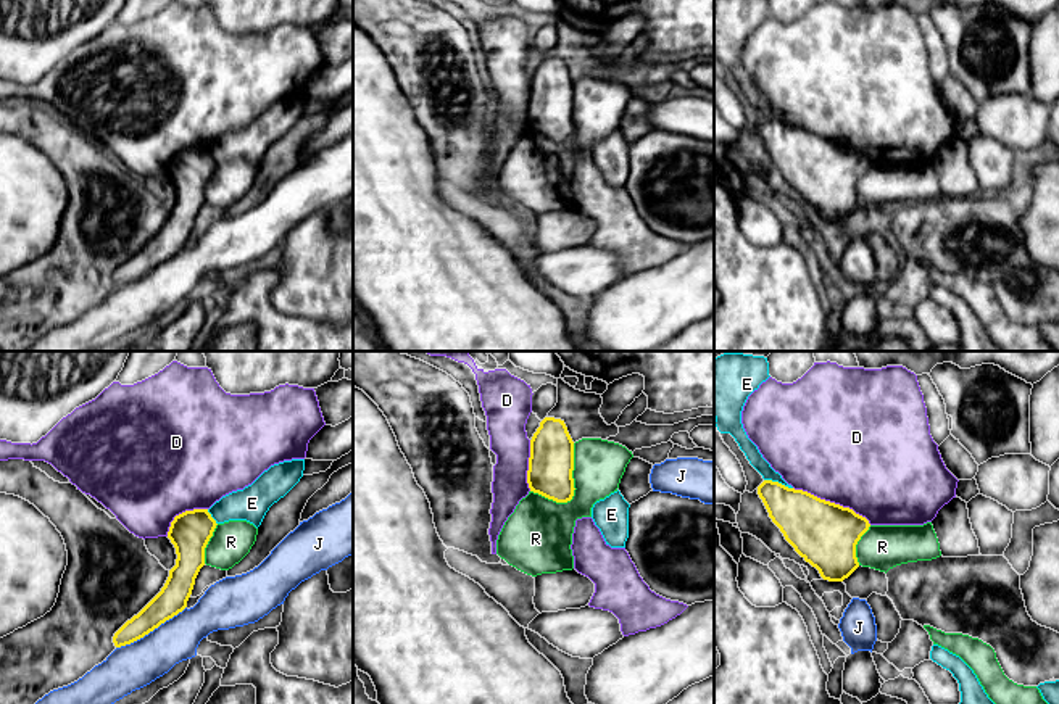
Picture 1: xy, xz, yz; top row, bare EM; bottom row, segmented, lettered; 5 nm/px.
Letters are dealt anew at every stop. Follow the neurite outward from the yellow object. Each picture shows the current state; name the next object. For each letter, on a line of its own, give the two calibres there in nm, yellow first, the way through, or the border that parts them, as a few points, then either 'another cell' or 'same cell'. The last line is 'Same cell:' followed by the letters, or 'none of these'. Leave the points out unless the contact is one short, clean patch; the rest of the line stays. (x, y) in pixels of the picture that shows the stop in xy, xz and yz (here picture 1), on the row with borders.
D: 320/500 nm | another cell
E: 260/70 nm | another cell
J: 150/220 nm | along xy (186, 606), (142, 637), (116, 648) | another cell
R: 220/320 nm | another cell
Same cell: none of these

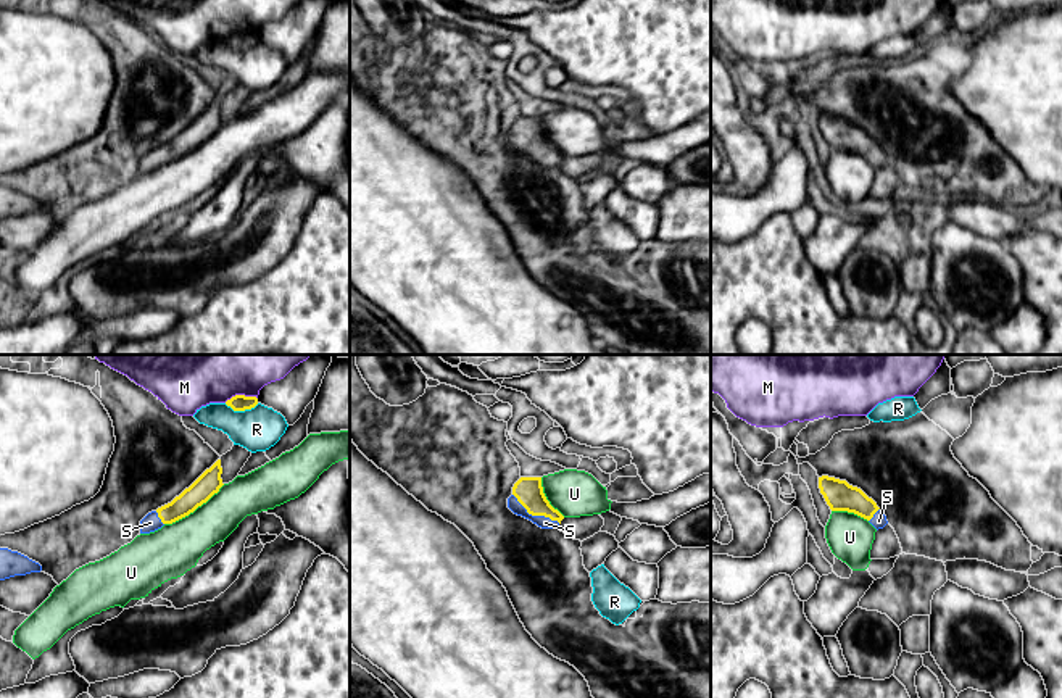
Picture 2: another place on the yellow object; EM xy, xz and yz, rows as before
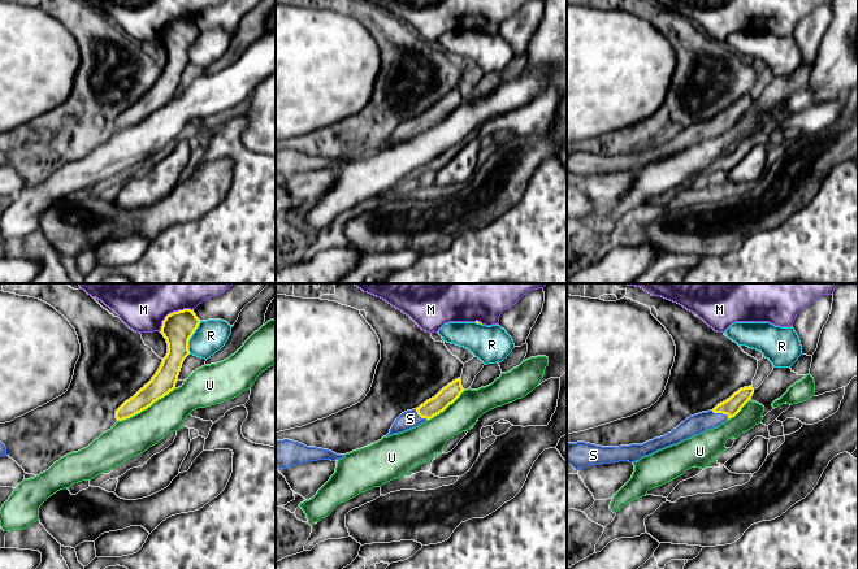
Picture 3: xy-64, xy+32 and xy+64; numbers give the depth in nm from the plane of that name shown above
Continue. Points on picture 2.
M: 80/460 nm | another cell
R: 80/220 nm | another cell
S: 140/60 nm | across xz (529, 492), (535, 515), (545, 523) | same cell
U: 120/260 nm | along xy (224, 484), (192, 511), (165, 524) | another cell
Same cell: S

